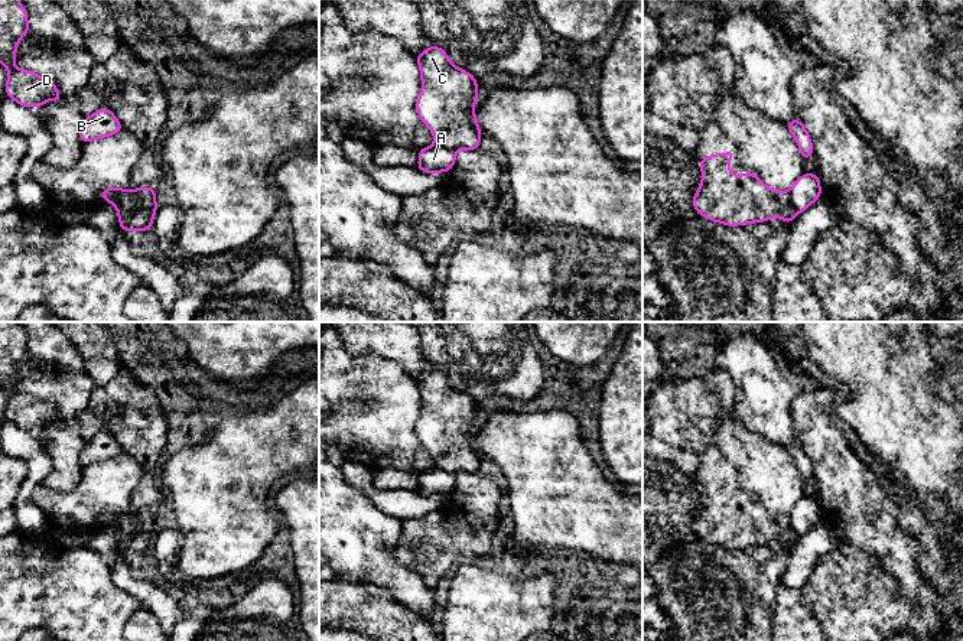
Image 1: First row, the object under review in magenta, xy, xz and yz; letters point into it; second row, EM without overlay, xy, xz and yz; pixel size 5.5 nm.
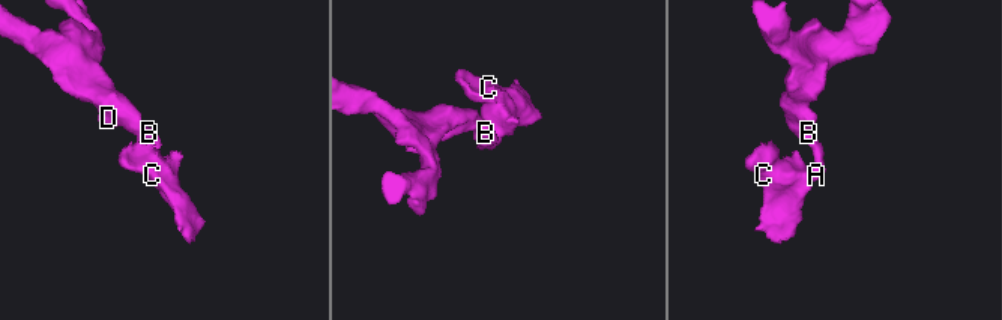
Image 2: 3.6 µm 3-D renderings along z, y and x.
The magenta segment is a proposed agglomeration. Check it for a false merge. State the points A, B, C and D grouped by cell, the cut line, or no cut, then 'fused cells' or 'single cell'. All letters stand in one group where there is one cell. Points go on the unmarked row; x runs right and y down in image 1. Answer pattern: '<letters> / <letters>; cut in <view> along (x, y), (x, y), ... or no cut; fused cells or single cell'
A B D / C; cut in yz along (787, 516), (796, 537); fused cells

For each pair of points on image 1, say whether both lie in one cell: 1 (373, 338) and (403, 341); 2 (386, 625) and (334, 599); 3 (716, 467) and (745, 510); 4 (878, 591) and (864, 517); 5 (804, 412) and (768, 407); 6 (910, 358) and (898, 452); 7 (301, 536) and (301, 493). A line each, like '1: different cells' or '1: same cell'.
1: same cell
2: same cell
3: same cell
4: different cells
5: different cells
6: same cell
7: same cell

